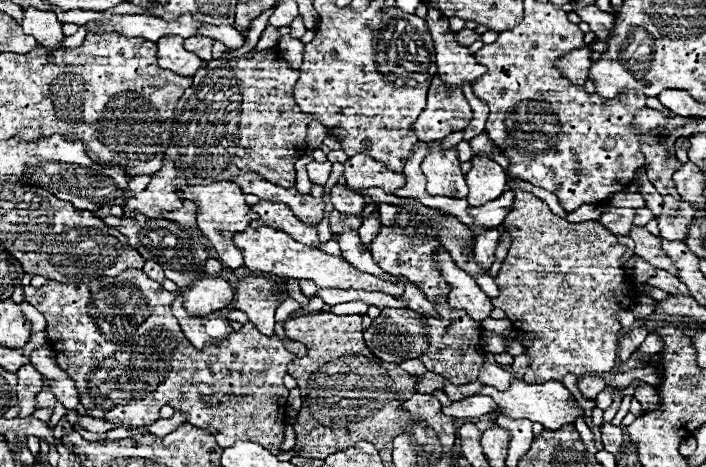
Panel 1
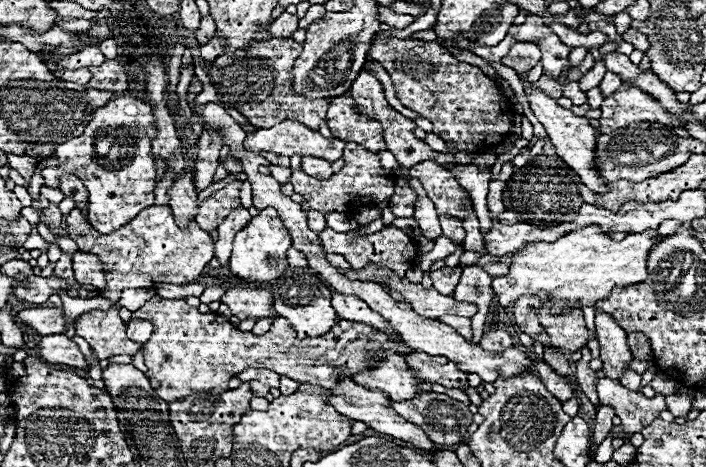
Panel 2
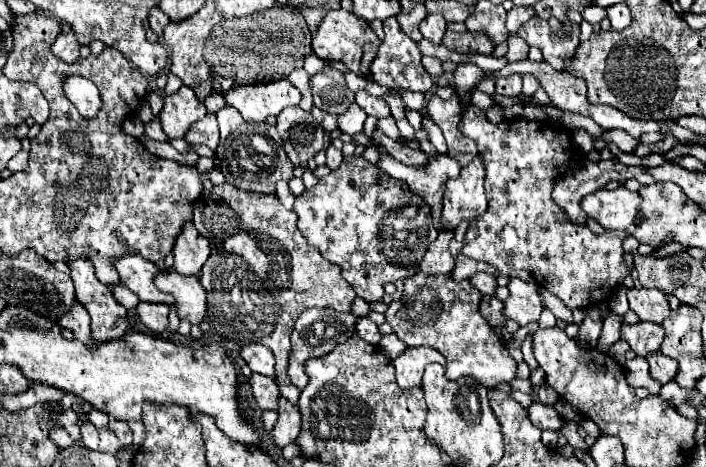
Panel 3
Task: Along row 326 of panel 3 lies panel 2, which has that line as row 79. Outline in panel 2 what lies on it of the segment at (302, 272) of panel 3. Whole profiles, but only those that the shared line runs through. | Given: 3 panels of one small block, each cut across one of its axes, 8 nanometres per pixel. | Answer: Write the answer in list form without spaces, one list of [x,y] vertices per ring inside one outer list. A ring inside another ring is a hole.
[[[268,38],[256,42],[246,50],[234,54],[222,54],[214,60],[208,76],[218,92],[218,98],[244,114],[250,124],[256,128],[270,128],[282,120],[296,120],[306,124],[312,130],[318,130],[318,124],[326,120],[326,108],[332,98],[308,100],[290,92],[292,88],[292,62],[302,52],[302,44],[296,44],[292,38]]]

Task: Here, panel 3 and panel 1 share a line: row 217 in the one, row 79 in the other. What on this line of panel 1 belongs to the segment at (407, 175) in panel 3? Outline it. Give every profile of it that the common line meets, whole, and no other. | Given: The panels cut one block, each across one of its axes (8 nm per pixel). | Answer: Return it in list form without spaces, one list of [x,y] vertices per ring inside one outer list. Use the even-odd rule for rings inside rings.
[[[434,76],[428,88],[426,108],[412,124],[412,132],[421,142],[434,142],[454,130],[464,130],[470,120],[472,108],[461,88],[448,89],[438,76]]]

